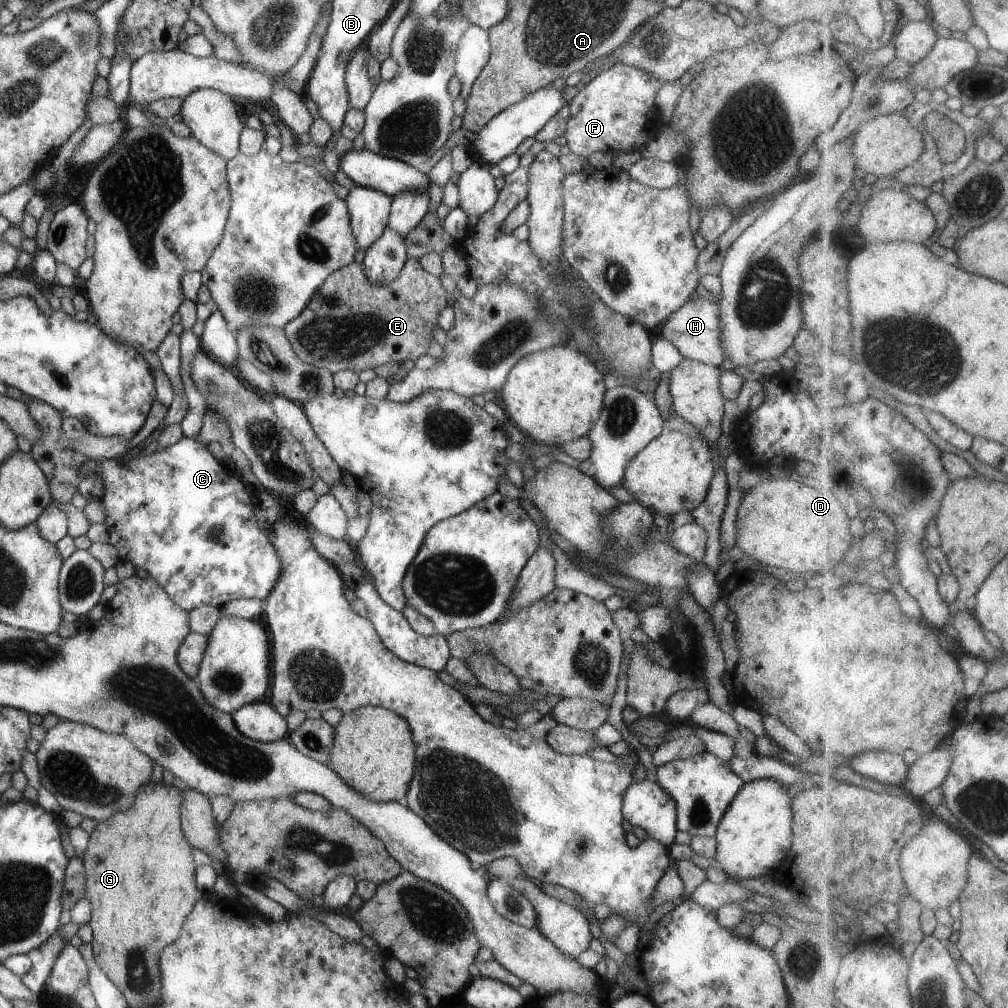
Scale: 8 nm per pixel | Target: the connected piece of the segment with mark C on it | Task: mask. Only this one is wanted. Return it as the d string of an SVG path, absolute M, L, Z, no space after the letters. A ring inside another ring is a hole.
M182 437L176 444L166 447L161 451L155 451L149 456L140 456L136 454L136 458L126 461L124 465L118 464L114 459L102 459L100 461L88 459L82 466L79 475L85 477L90 473L96 473L102 480L104 494L100 501L106 508L106 518L103 524L107 527L109 543L118 550L120 561L132 562L136 568L140 566L150 576L154 577L160 586L166 591L166 594L180 608L190 612L200 605L214 605L215 607L224 606L227 602L236 598L256 598L256 600L266 600L270 591L273 591L274 585L281 577L281 557L274 545L269 541L267 530L258 526L253 515L254 500L244 487L244 484L238 478L238 472L232 473L230 470L223 468L214 456L208 451L207 445L195 441L188 437ZM212 530L218 530L218 540L212 538Z

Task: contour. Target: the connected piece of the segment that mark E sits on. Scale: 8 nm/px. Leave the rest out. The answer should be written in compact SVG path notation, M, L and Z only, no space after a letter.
M408 257L398 276L388 284L370 282L363 264L352 261L329 274L312 295L306 308L283 329L297 358L303 363L329 370L332 374L343 370L359 374L387 362L416 362L420 356L427 354L430 342L436 341L432 332L440 328L438 318L446 308L448 299L440 277L427 272L419 259Z

